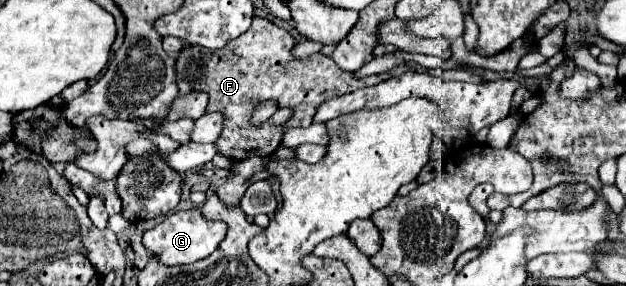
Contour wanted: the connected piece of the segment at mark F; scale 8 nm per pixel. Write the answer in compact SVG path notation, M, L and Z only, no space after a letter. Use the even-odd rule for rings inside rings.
M255 16L249 32L231 40L217 54L213 54L211 50L203 50L201 46L185 46L177 54L177 86L181 94L203 90L209 94L209 112L225 114L225 128L217 140L217 148L221 154L229 156L231 160L249 158L251 154L271 156L279 148L285 130L307 128L311 124L311 118L323 100L335 94L347 94L365 86L379 84L381 80L399 76L409 70L407 66L401 66L397 70L359 80L351 72L341 70L329 56L321 52L319 56L315 54L303 60L295 58L295 44L295 38L287 30L275 26L265 18ZM265 100L275 100L277 108L291 110L291 118L281 126L275 126L269 120L263 122L263 126L255 126L251 122L251 114L255 106L263 104Z

